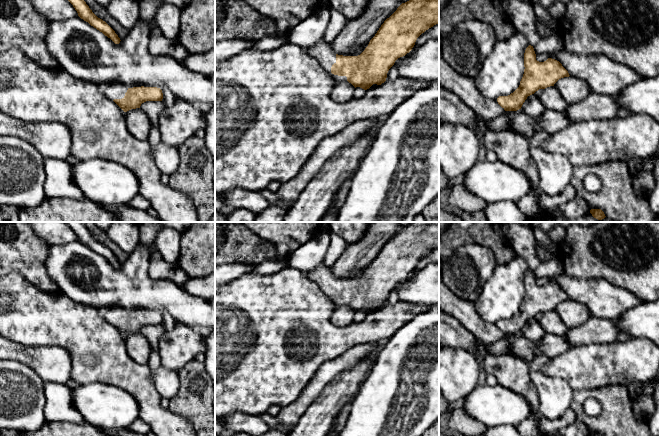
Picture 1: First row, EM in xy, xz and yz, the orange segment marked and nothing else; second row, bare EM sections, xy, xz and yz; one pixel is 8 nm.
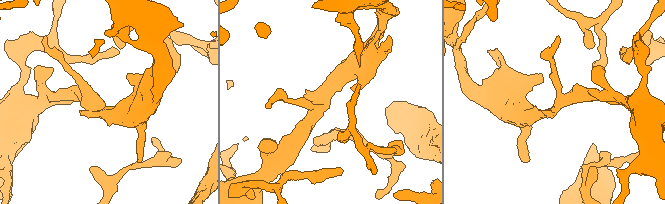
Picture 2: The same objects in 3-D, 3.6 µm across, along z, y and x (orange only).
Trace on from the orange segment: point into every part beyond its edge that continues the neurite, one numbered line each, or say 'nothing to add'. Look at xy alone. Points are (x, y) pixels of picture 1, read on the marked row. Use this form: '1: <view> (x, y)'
1: xy (113, 92)

